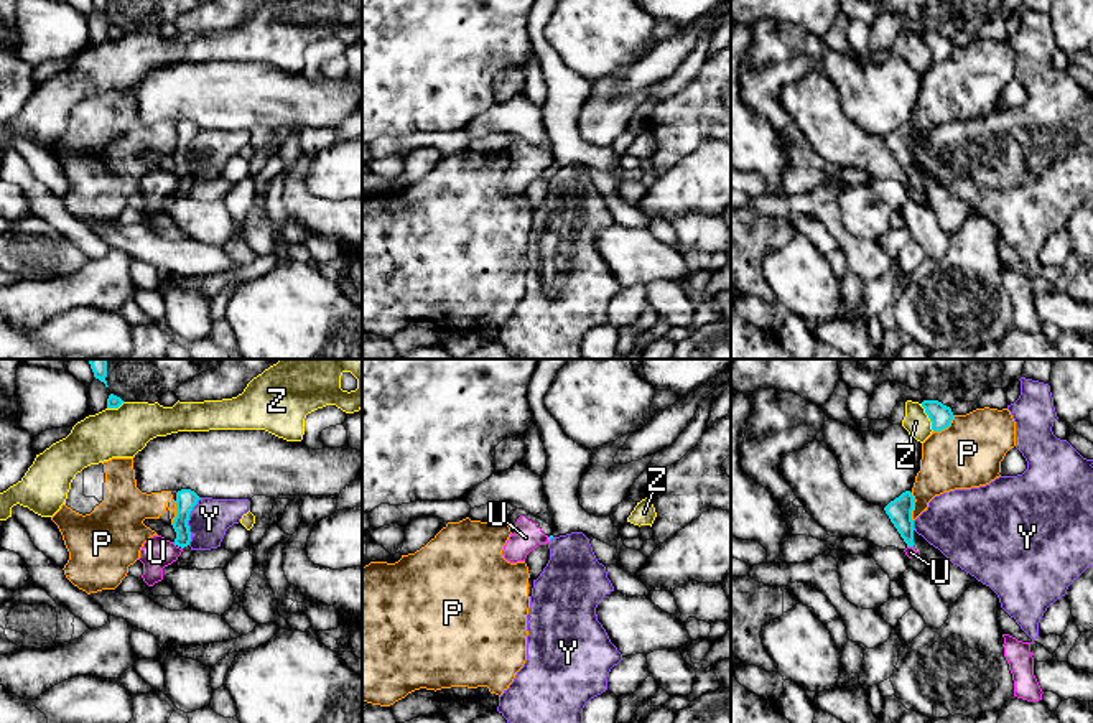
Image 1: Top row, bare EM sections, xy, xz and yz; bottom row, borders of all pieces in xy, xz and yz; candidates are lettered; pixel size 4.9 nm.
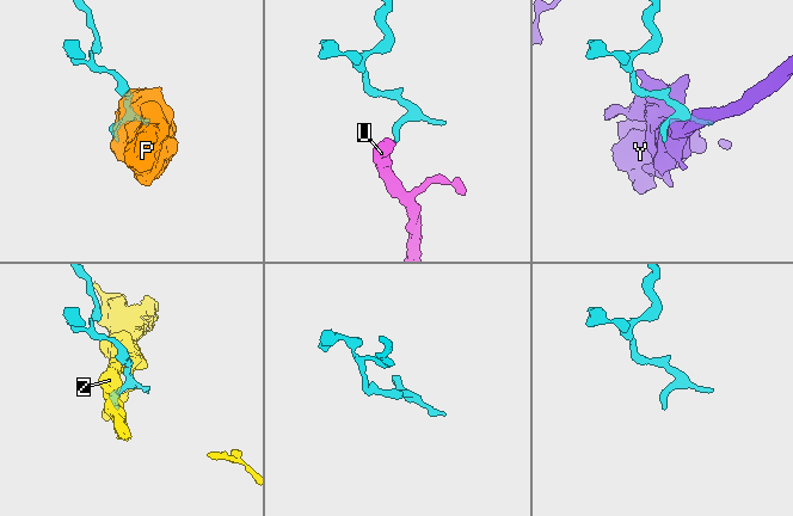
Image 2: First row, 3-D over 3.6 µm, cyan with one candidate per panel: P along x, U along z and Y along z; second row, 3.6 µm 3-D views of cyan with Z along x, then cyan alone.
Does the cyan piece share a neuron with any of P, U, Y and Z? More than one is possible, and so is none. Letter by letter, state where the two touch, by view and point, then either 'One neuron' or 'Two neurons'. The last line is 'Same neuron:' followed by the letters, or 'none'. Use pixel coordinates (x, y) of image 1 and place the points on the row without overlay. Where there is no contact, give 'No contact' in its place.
P: Touches cyan at yz (912, 139). Two neurons
U: Touches cyan at yz (911, 177). Two neurons
Y: Touches cyan at xy (188, 150). Two neurons
Z: Touches cyan at yz (929, 48). Two neurons
Same neuron: none

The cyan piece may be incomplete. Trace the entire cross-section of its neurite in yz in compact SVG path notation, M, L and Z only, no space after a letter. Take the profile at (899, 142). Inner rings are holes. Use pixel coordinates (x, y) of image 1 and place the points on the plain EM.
M905 122L884 138L886 145L889 147L891 153L894 155L907 178L914 178L914 133L915 130L912 124Z

